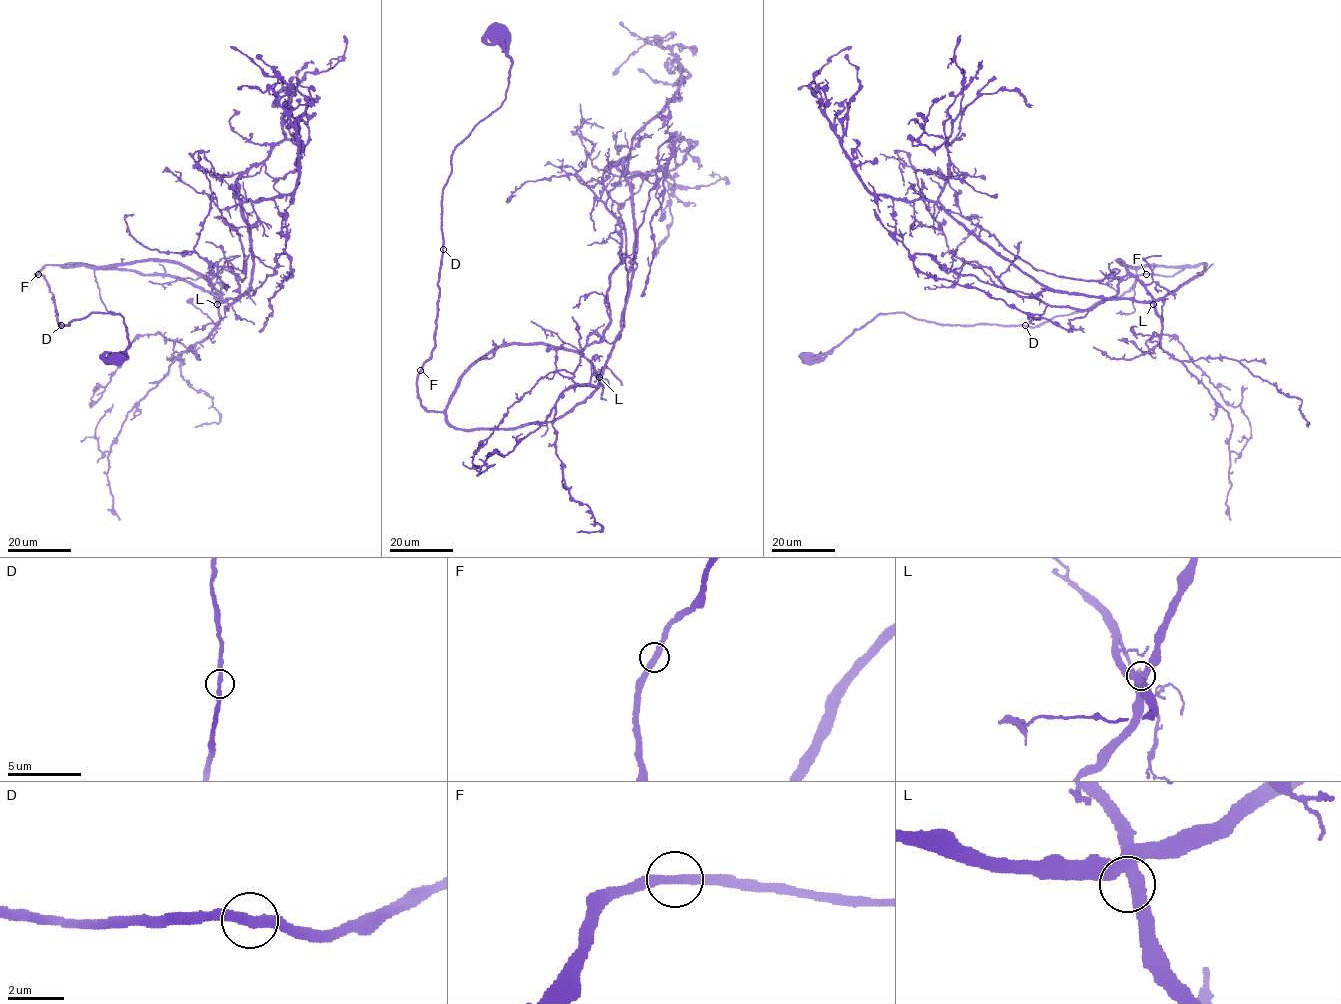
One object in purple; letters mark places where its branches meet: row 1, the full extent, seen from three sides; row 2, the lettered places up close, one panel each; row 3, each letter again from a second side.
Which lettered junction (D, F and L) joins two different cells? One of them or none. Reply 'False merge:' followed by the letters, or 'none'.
False merge: none

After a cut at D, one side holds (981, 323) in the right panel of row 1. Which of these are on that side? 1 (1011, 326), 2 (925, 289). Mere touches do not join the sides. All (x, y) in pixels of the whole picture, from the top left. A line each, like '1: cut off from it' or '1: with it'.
1: with it
2: cut off from it

